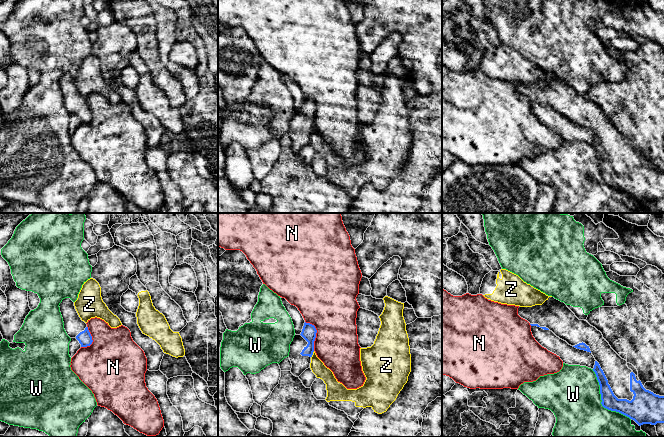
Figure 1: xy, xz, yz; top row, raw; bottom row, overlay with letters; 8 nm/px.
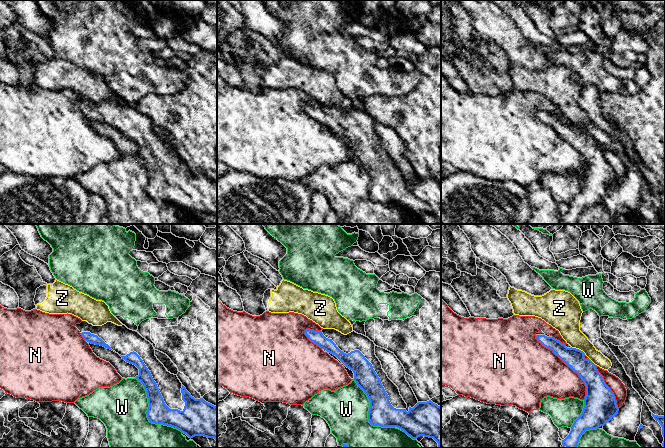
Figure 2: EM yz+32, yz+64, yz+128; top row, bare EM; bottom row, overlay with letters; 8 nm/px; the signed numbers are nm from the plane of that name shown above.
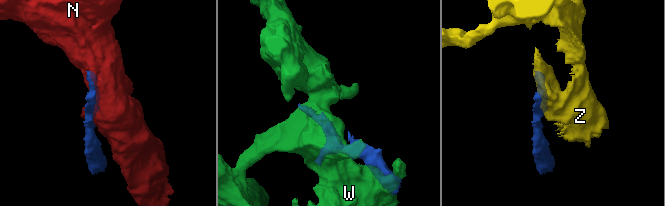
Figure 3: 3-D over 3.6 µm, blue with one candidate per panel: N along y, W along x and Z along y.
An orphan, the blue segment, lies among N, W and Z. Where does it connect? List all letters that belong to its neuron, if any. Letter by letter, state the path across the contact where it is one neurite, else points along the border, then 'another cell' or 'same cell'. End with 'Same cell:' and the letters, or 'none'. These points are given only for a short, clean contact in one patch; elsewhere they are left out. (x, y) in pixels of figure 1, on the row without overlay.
N: another cell
W: another cell
Z: border along xz (314, 127), (311, 133); another cell
Same cell: none

